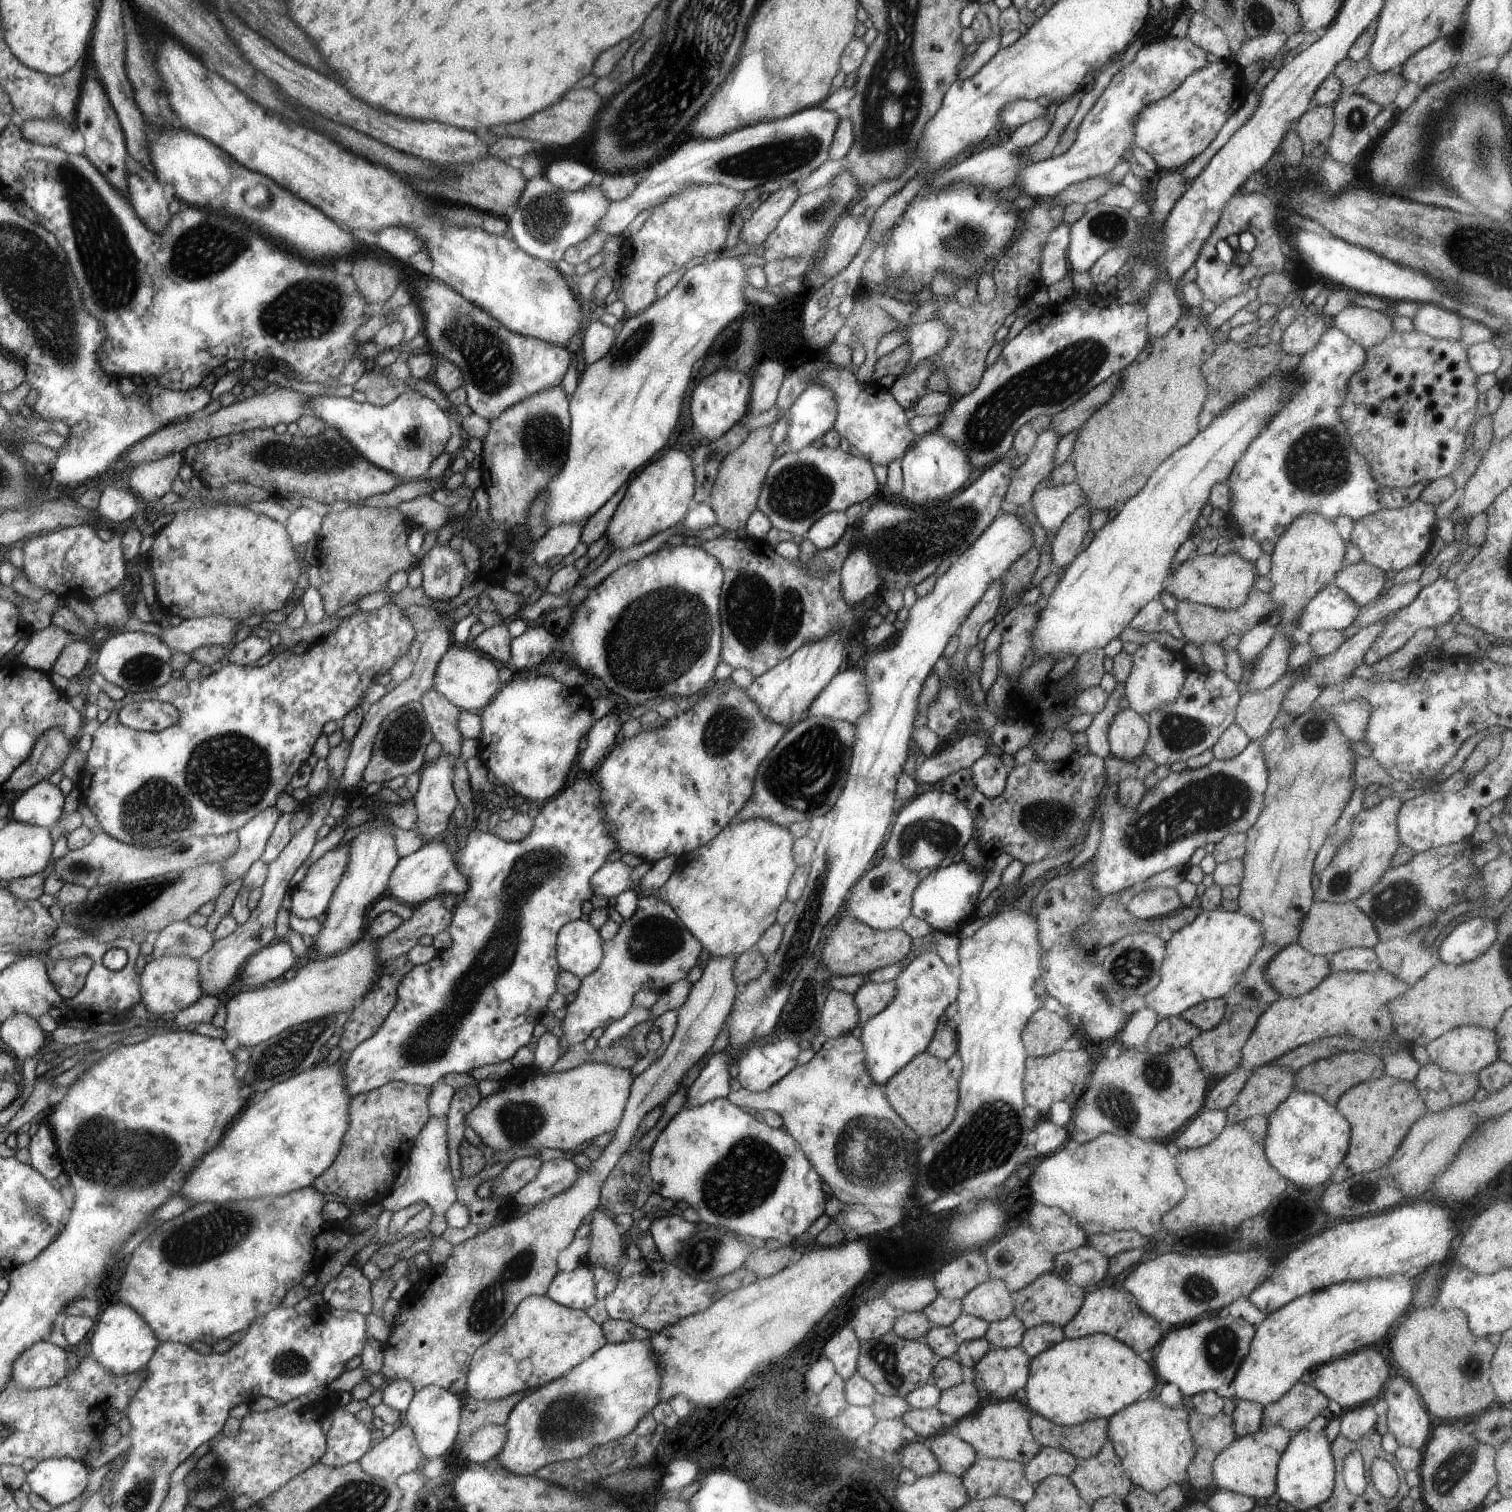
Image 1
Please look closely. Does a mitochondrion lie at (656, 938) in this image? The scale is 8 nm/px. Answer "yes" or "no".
yes

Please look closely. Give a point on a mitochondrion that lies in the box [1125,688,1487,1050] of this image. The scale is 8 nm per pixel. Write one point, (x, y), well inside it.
(1394, 904)

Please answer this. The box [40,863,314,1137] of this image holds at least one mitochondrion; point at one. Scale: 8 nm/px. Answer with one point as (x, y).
(116, 906)

